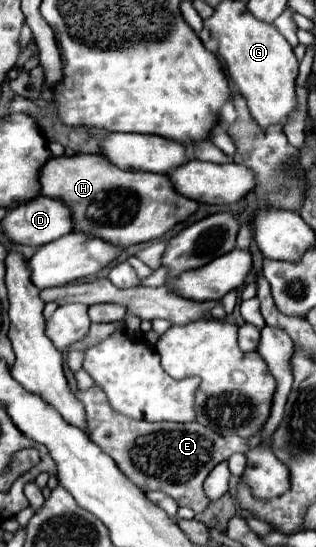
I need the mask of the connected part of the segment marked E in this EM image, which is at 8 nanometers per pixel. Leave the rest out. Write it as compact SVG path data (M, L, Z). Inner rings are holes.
M93 386L89 390L77 390L77 400L85 406L85 416L87 416L87 434L89 438L105 452L109 454L117 468L135 484L139 486L143 492L153 492L153 490L161 490L165 494L169 494L171 498L175 498L175 502L179 506L187 506L195 512L203 512L205 506L209 504L209 498L203 492L203 482L209 476L209 472L219 464L219 462L227 462L231 458L231 454L235 452L247 452L249 448L249 440L245 438L237 438L237 436L229 436L223 438L219 434L215 434L213 430L201 426L199 422L145 422L145 420L133 420L127 418L123 414L117 414L111 410L107 396L99 390L99 386Z

